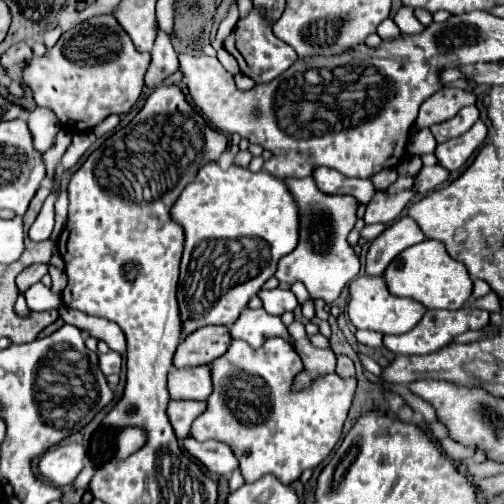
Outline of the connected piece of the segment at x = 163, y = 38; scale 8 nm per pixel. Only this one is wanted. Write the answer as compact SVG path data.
M158 33L156 45L152 49L152 63L146 71L144 83L148 89L160 87L172 73L178 71L178 55L172 49L172 41L166 33Z

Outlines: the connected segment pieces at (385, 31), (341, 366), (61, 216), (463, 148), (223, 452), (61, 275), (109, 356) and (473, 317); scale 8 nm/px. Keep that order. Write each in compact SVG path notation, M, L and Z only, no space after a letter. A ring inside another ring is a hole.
M388 17L388 19L384 19L384 21L378 25L378 35L380 35L382 39L392 39L392 37L398 37L398 35L400 35L400 29L398 29L396 23Z
M345 355L338 356L336 372L340 377L343 378L355 376L356 370L353 361Z
M62 189L62 193L56 199L56 227L54 227L54 235L52 241L56 241L56 237L60 235L60 231L64 229L66 223L66 215L68 215L68 191Z
M478 119L476 125L468 133L460 135L458 139L440 143L436 147L434 155L438 159L438 165L442 165L450 173L458 171L462 165L466 165L472 153L484 143L484 139L486 139L486 125Z
M194 437L184 439L184 449L200 459L210 473L216 475L230 475L234 469L238 469L238 459L232 453L232 449L222 441L196 441Z
M48 265L48 275L52 277L52 291L54 293L62 293L68 279L66 279L66 273L64 271L54 267L54 265Z
M108 351L106 355L100 355L100 369L104 375L112 375L112 373L120 373L122 367L122 355L116 351Z
M458 309L458 311L426 311L424 317L410 331L401 335L384 335L384 347L398 355L424 355L434 353L448 343L452 343L458 335L466 331L478 331L488 325L490 313L484 309Z

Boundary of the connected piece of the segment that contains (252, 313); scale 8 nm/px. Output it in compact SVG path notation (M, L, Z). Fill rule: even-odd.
M246 307L244 313L240 313L238 321L230 327L230 333L234 339L242 339L242 341L250 343L252 347L262 347L264 341L270 337L282 337L284 341L294 345L282 319L264 313L264 309Z

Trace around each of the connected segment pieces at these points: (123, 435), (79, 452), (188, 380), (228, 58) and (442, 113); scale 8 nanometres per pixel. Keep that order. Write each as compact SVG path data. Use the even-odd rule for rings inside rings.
M128 427L120 431L116 439L116 455L118 457L128 457L134 451L138 451L146 443L146 431L140 427Z
M56 445L40 459L38 469L42 477L46 477L50 483L54 483L56 487L64 487L78 477L84 467L84 459L86 451L82 445Z
M210 365L172 369L168 373L168 391L172 399L208 399L212 393Z
M224 48L217 51L217 58L223 67L233 76L240 72L239 65L236 59L230 55Z
M444 87L438 93L434 93L428 101L422 103L420 107L420 115L416 119L416 129L424 129L424 127L432 127L436 123L448 121L452 119L462 107L466 105L474 105L476 97L474 93L468 93L464 89L456 89L456 87Z

